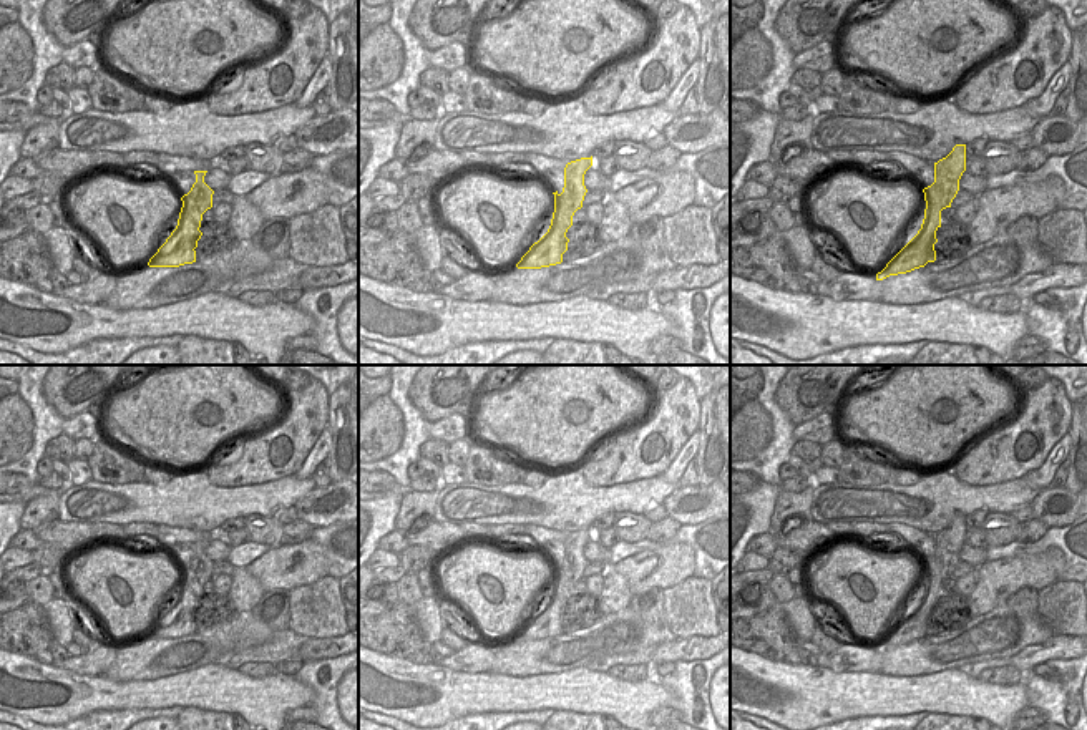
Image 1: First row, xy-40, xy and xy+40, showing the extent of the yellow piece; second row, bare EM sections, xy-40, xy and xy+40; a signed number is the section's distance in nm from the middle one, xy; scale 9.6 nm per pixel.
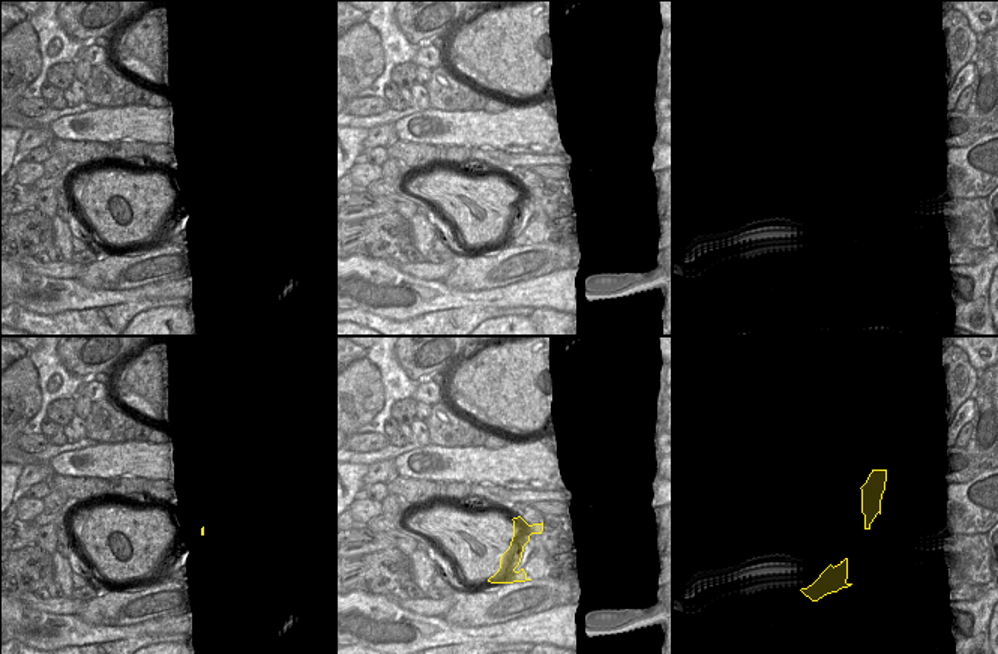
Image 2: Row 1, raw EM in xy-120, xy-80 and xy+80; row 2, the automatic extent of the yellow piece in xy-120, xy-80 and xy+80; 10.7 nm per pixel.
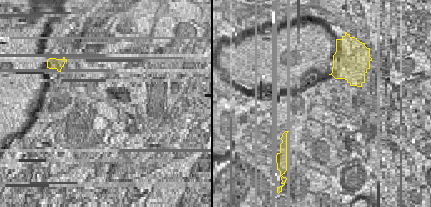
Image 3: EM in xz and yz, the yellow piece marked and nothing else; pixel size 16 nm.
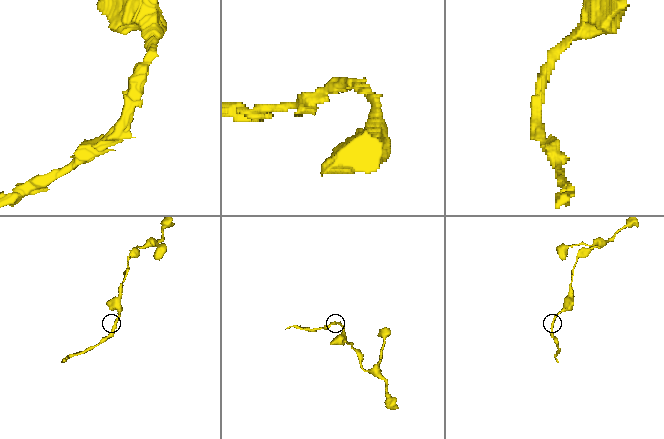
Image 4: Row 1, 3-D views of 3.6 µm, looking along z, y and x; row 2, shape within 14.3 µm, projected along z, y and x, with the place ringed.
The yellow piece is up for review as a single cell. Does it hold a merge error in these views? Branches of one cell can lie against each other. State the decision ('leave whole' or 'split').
split

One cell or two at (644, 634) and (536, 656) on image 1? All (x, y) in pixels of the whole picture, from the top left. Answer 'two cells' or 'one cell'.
one cell

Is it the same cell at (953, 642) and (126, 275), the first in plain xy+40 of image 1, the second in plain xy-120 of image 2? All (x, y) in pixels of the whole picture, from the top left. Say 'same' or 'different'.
same

